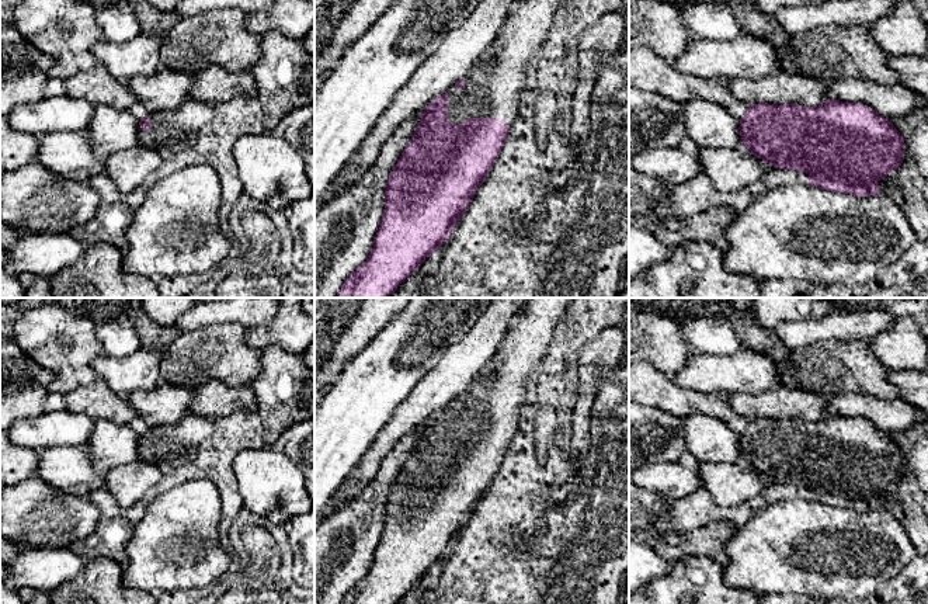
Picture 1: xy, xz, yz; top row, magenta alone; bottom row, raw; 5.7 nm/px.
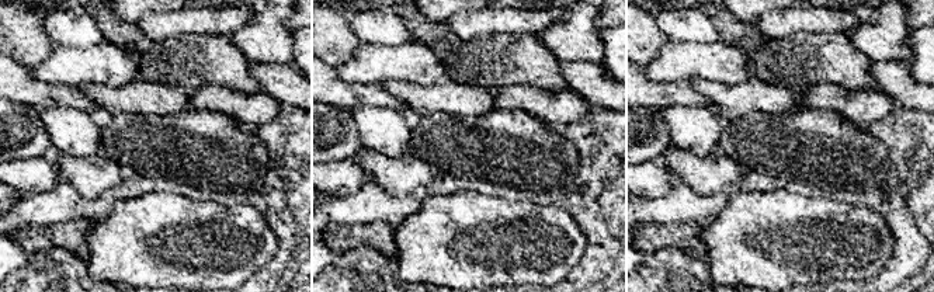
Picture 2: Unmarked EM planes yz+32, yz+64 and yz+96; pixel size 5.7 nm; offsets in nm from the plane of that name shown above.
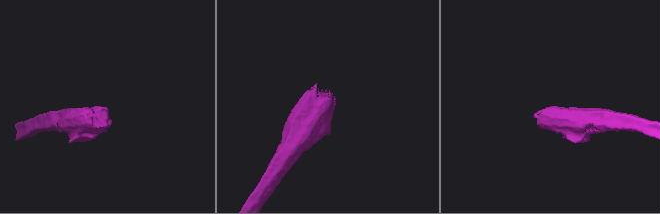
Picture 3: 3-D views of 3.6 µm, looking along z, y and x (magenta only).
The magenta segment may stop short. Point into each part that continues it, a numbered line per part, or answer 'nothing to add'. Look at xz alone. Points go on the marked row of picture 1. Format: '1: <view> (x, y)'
1: xz (493, 89)

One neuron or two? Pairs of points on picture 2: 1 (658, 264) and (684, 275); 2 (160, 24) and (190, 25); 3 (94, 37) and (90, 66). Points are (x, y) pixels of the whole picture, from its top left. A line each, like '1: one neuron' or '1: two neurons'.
1: one neuron
2: one neuron
3: two neurons

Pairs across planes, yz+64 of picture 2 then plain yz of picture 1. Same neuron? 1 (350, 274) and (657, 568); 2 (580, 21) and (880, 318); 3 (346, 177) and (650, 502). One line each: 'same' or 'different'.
1: different
2: different
3: different

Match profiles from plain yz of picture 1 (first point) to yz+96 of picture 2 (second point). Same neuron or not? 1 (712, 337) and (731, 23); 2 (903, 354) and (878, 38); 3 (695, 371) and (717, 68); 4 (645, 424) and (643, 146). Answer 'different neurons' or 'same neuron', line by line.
1: different neurons
2: same neuron
3: same neuron
4: same neuron

